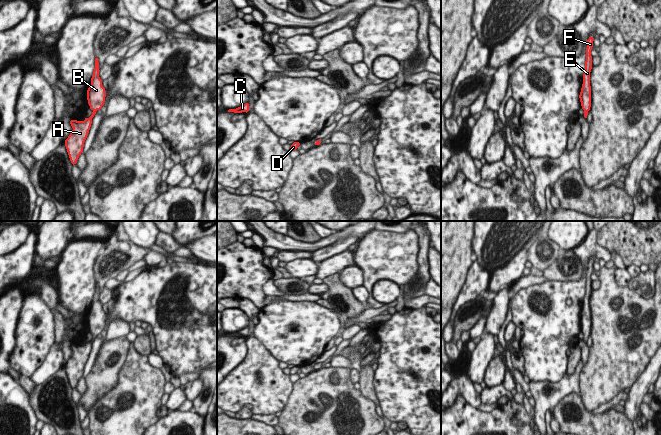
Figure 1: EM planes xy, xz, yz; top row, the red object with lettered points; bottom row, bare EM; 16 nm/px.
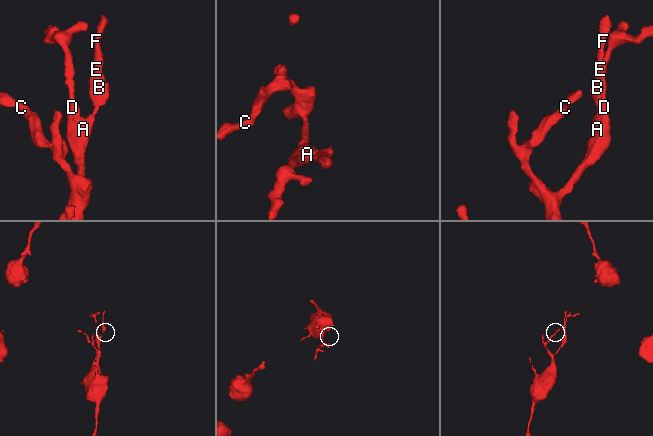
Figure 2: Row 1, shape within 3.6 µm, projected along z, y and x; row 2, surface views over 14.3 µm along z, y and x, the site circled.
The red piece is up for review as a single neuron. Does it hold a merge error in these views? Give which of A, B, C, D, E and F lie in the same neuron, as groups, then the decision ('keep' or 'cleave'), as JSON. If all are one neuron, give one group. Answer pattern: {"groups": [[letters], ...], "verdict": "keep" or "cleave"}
{"groups": [["A", "B", "C", "D", "E", "F"]], "verdict": "keep"}

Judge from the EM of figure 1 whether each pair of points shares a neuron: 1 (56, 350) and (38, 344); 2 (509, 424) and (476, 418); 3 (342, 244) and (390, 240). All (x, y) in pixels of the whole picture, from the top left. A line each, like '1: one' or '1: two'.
1: two
2: one
3: two

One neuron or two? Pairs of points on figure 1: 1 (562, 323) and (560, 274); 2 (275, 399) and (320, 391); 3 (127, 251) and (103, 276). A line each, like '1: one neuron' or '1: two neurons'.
1: two neurons
2: two neurons
3: one neuron

